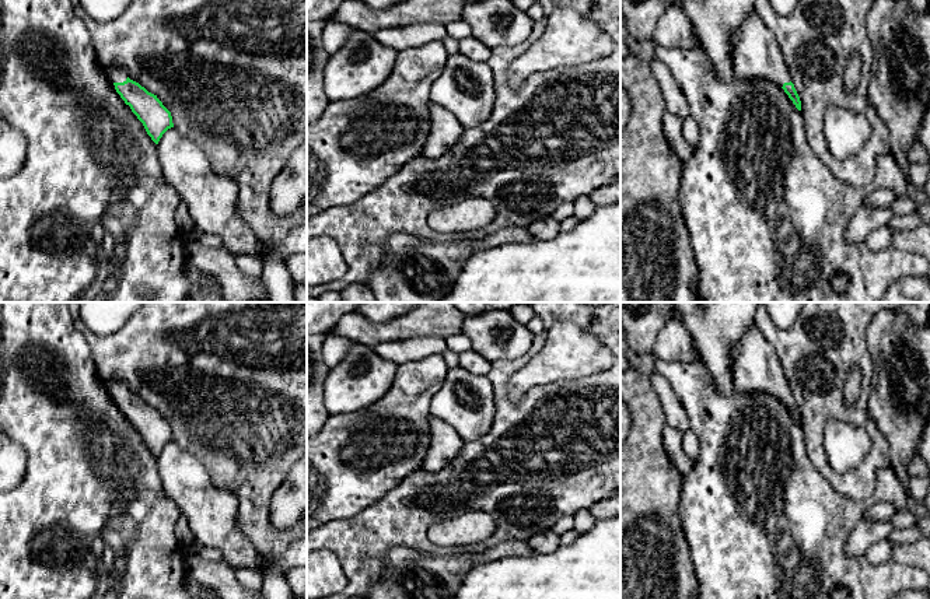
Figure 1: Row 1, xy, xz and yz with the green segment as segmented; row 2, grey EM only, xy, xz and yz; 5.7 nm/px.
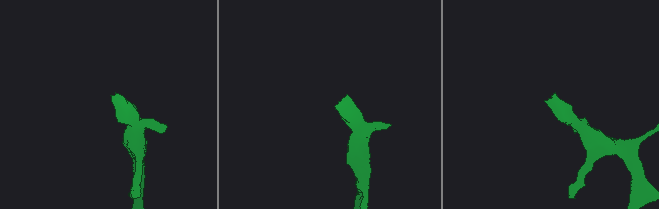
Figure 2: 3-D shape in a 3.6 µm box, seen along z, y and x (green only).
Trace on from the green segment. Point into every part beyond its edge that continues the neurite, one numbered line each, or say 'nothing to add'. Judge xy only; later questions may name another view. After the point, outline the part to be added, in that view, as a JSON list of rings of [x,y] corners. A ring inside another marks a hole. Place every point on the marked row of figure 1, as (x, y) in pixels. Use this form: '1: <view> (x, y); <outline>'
1: xy (116, 74); [[[111,67],[106,74],[112,83],[123,83],[129,77],[122,67]]]

